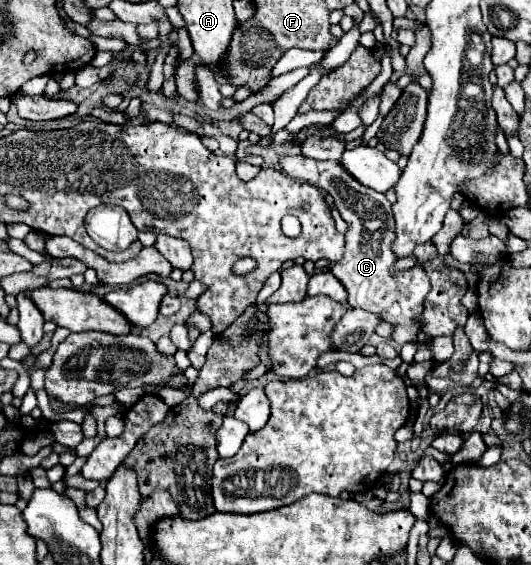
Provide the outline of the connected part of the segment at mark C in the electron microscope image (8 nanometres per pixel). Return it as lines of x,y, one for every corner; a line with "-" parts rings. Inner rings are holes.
303,154
281,156
279,168
287,176
309,182
309,184
317,186
319,190
331,194
335,200
335,208
339,210
341,218
349,224
349,230
345,232
345,240
347,240
345,256
331,268
331,274
347,290
349,306
379,314
385,322
389,322
395,328
393,340
397,344
401,344
401,346
407,342
417,344
419,342
417,332
421,328
417,318
423,312
423,298
431,290
429,278
423,270
423,262
437,256
435,246
431,242
419,244
413,252
417,256
417,266
411,270
399,272
399,274
391,274
389,268
397,260
391,250
391,242
395,238
395,218
391,212
391,202
385,198
385,194
379,194
379,192
359,184
351,174
347,174
341,168
341,164
337,160
335,162
319,162
319,160
303,156

